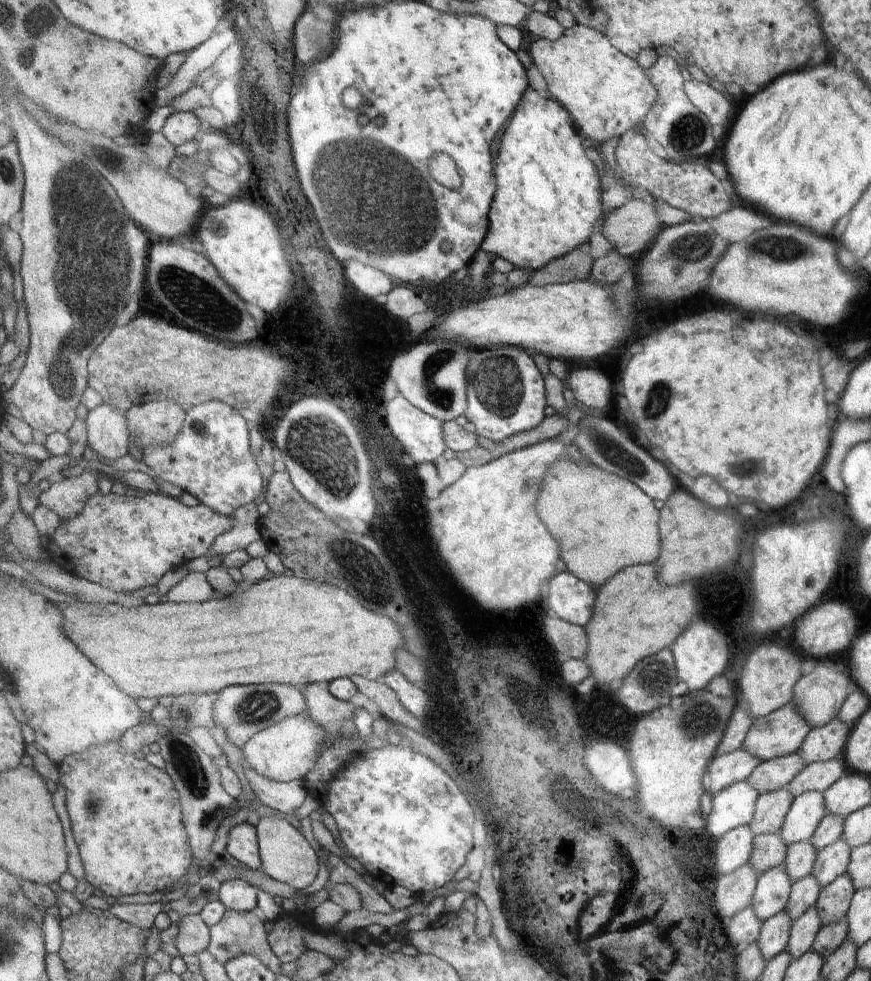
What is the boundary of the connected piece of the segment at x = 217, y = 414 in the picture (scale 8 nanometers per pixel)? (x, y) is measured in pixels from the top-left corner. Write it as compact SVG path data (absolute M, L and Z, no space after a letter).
M216 400L191 406L186 424L174 442L152 442L143 461L161 479L180 486L224 516L258 500L266 486L261 464L252 450L248 414L227 402Z

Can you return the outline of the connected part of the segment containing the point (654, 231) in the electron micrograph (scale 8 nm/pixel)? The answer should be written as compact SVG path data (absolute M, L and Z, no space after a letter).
M633 199L610 212L602 230L613 248L630 258L646 253L665 227L660 220L658 206L642 199Z

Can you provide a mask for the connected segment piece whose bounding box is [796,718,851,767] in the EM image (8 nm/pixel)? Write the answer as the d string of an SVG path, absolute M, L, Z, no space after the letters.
M836 718L822 728L810 729L796 754L804 760L806 767L815 762L832 760L843 752L850 727Z

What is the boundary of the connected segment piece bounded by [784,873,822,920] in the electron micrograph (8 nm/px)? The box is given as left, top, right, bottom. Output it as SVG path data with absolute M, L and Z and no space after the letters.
M812 873L793 883L790 898L784 908L790 916L790 920L796 920L806 912L807 908L812 908L820 896L821 890L822 886L820 886L818 878Z

